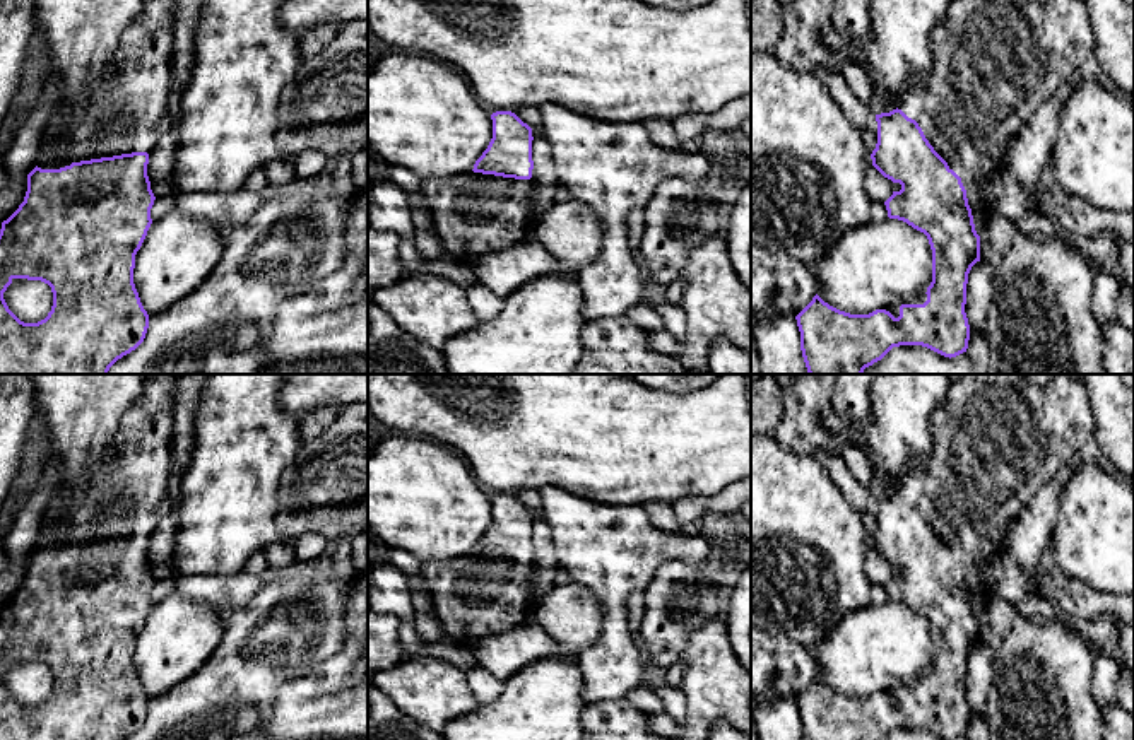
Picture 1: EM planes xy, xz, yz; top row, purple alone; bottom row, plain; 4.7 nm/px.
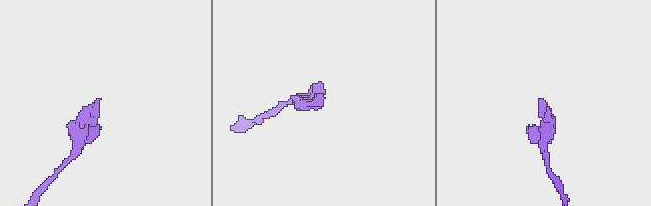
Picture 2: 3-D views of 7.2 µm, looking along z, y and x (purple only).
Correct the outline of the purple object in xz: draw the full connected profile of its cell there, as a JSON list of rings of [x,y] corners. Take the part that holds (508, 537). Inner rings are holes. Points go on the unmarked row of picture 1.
[[[511,494],[491,497],[493,521],[474,552],[448,562],[422,562],[421,576],[433,596],[443,637],[465,646],[532,622],[534,576],[532,511]]]

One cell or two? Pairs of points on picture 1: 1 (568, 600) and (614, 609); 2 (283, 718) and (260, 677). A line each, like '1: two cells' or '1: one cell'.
1: two cells
2: two cells

